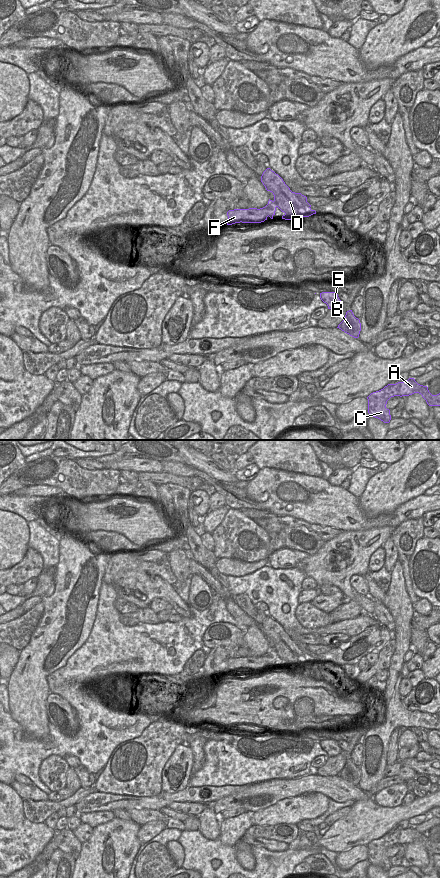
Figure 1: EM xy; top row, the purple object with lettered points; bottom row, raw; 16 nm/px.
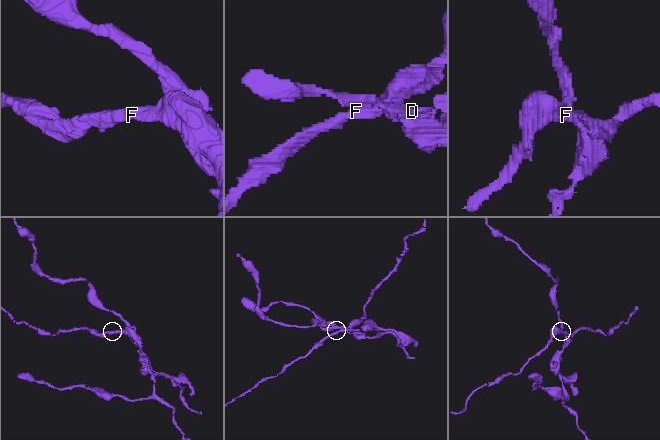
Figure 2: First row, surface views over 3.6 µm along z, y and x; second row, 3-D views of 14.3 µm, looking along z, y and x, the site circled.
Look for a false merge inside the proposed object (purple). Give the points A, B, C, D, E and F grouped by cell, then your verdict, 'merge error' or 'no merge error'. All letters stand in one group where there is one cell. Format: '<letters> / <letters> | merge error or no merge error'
A B C D E / F | merge error

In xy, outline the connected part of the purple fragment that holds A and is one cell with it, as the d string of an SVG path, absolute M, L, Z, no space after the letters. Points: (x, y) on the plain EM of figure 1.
M414 826L396 832L388 832L383 837L371 841L368 847L368 861L384 871L391 868L390 858L386 856L387 849L394 844L409 844L419 841L429 854L440 854L440 841L432 843L427 834L418 832Z

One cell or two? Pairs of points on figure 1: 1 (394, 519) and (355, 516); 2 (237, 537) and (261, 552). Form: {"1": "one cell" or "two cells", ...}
{"1": "one cell", "2": "one cell"}

